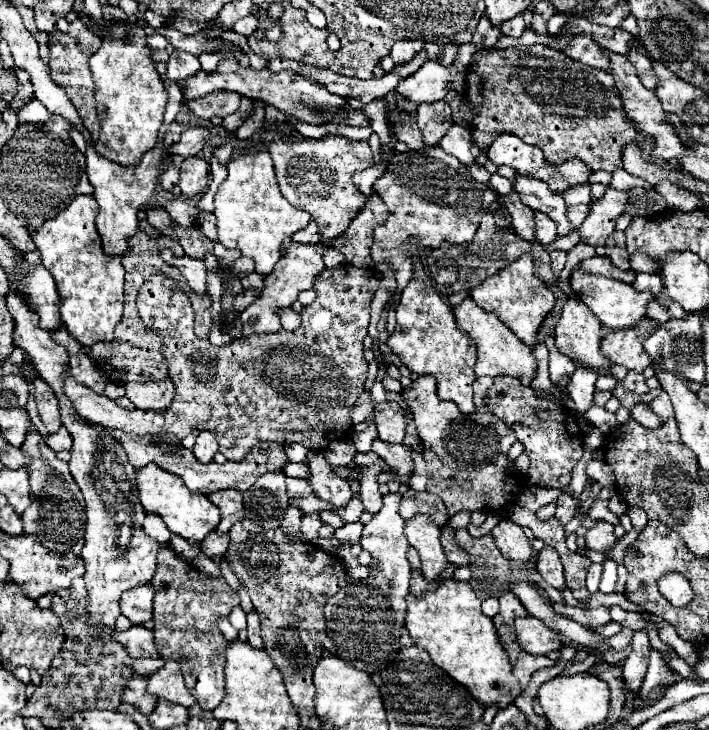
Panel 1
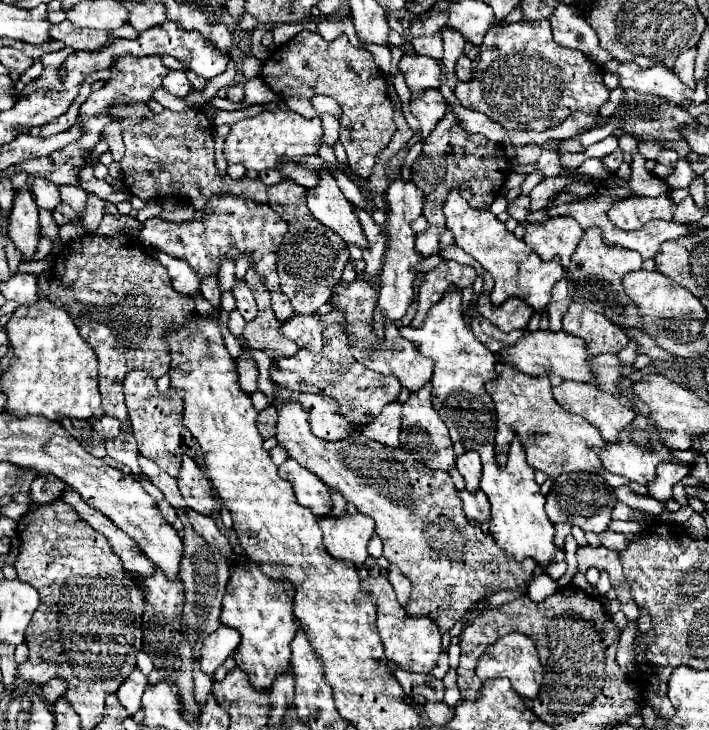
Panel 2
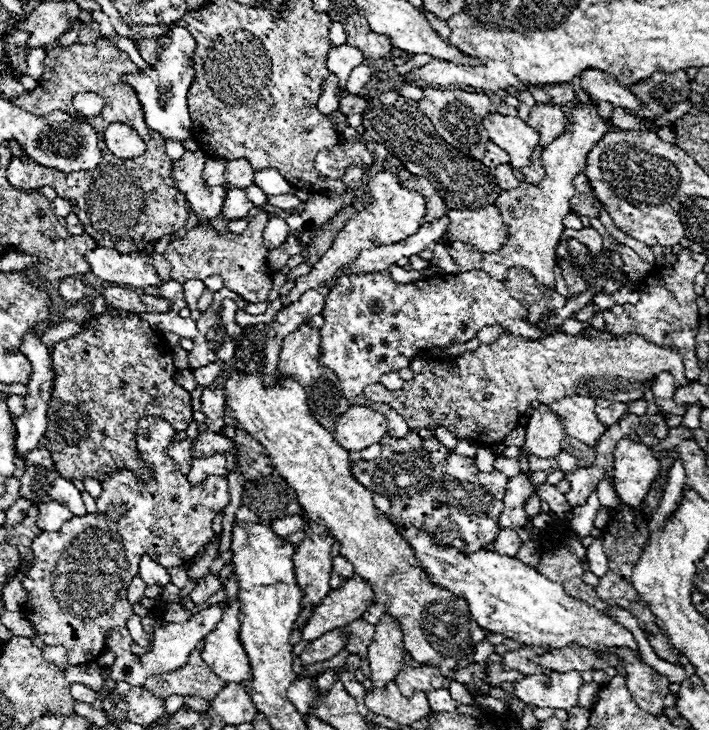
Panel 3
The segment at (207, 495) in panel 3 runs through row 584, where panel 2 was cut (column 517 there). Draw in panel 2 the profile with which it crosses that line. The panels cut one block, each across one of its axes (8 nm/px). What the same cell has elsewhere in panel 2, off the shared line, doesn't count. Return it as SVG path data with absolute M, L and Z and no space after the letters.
M522 20L510 26L494 24L472 64L472 80L458 82L454 94L458 94L462 106L490 116L504 128L542 132L564 122L566 114L596 114L610 94L602 82L602 68L580 50L558 46L552 40L548 20Z

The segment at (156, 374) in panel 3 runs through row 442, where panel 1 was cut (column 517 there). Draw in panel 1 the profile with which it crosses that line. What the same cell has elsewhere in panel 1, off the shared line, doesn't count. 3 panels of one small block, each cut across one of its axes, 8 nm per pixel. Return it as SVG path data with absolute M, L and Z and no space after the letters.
M544 44L528 48L514 46L504 50L488 50L482 54L474 54L478 62L468 68L468 100L474 108L472 136L480 150L492 144L492 138L510 132L522 138L526 144L534 144L542 150L546 162L558 165L568 158L578 158L588 164L592 170L614 172L622 168L622 146L634 142L636 130L626 120L622 110L622 100L618 90L614 88L614 78L596 68L588 68L564 52L548 48Z

